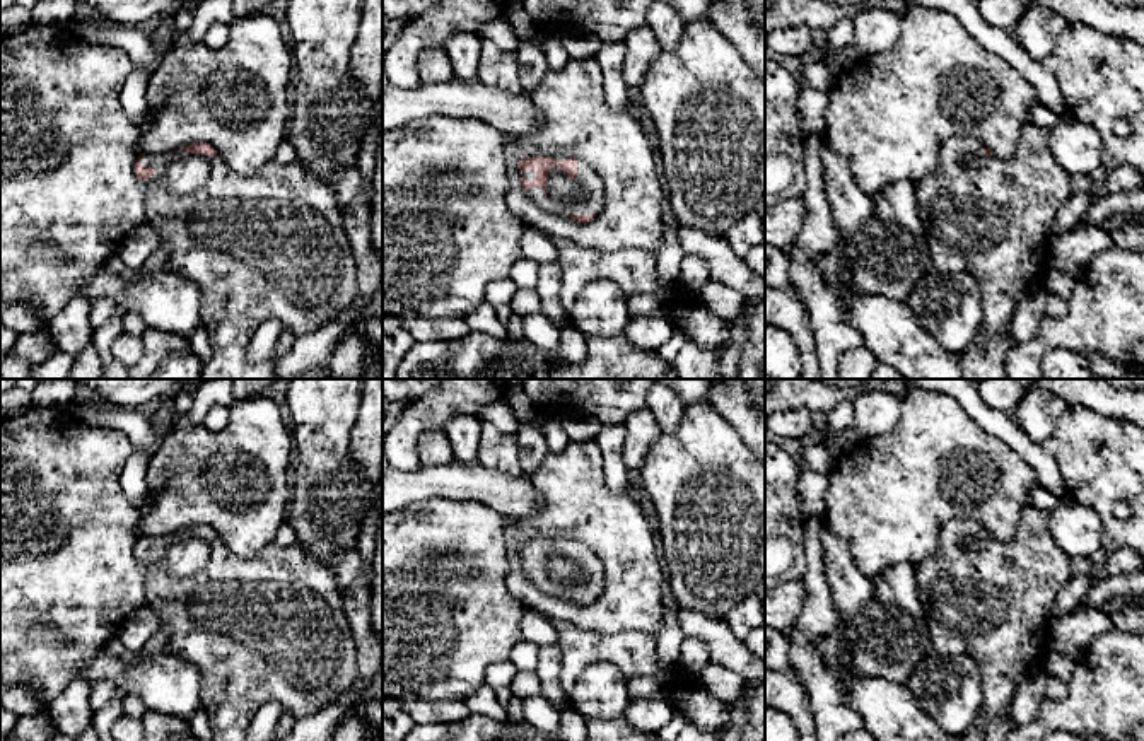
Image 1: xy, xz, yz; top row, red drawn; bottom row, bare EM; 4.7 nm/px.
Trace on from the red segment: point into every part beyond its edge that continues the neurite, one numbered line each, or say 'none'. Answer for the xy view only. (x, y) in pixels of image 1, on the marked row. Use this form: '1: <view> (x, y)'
1: xy (159, 161)

